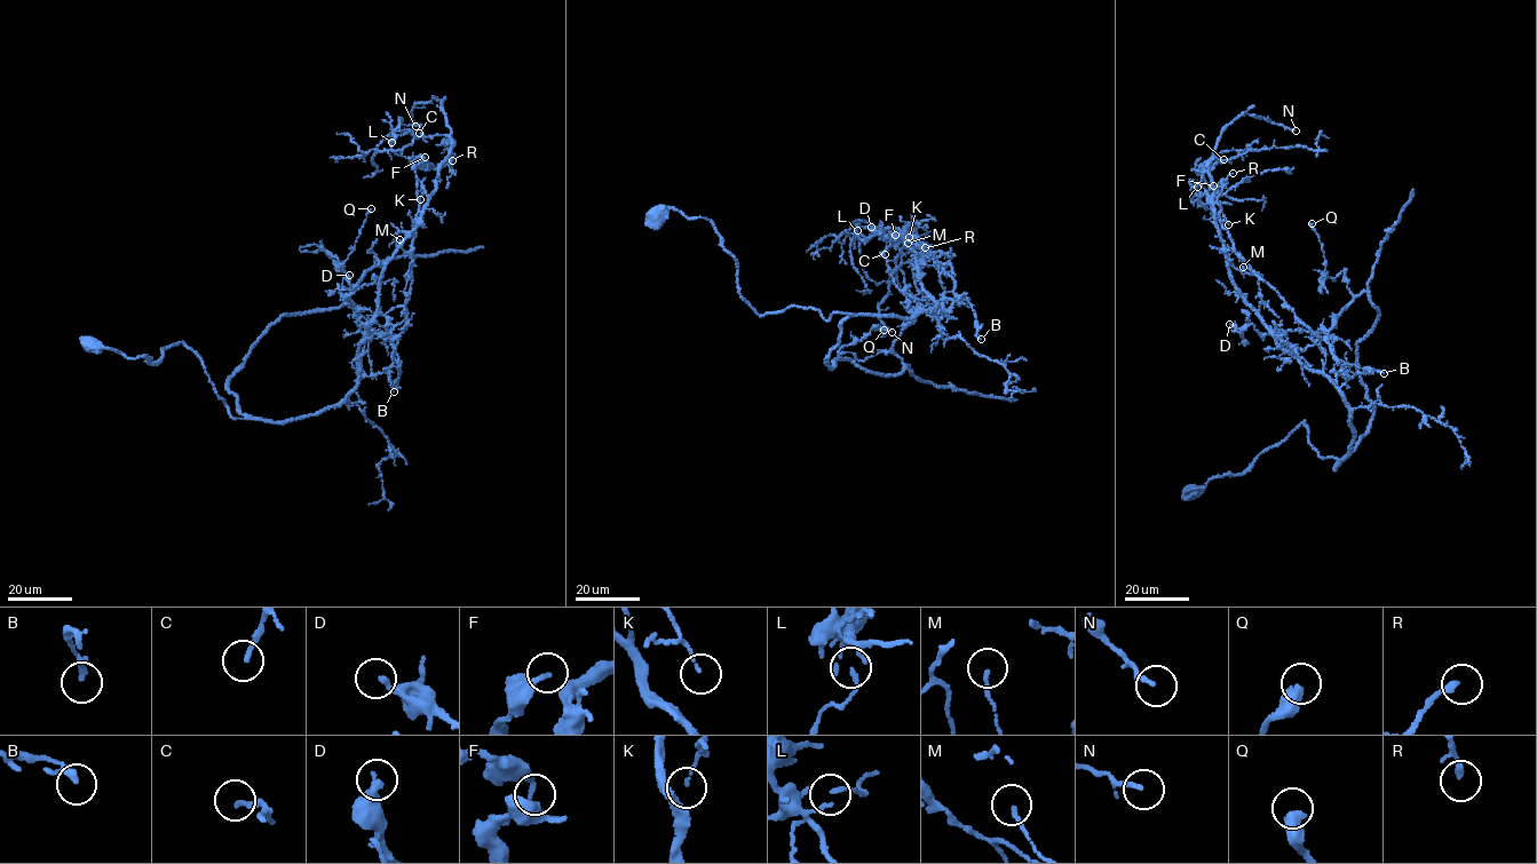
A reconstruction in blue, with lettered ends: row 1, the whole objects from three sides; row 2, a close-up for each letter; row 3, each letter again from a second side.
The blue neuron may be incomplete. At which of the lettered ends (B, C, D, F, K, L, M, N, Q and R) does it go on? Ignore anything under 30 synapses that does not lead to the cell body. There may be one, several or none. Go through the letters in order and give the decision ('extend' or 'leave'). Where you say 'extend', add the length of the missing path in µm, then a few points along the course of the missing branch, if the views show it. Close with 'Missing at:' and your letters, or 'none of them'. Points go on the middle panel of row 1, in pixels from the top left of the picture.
B: leave
C: leave
D: leave
F: leave
K: leave
L: leave
M: leave
N: leave
Q: leave
R: leave
Missing at: none of them

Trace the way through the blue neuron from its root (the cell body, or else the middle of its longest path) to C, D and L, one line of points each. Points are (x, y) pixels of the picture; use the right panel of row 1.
C: (1189, 491), (1304, 421), (1335, 470), (1356, 433), (1339, 390), (1235, 285), (1209, 172), (1223, 159)
D: (1189, 491), (1242, 472), (1304, 421), (1335, 470), (1354, 440), (1314, 333), (1229, 324)
L: (1189, 491), (1304, 421), (1335, 470), (1356, 433), (1339, 390), (1235, 285), (1213, 157), (1197, 187)

